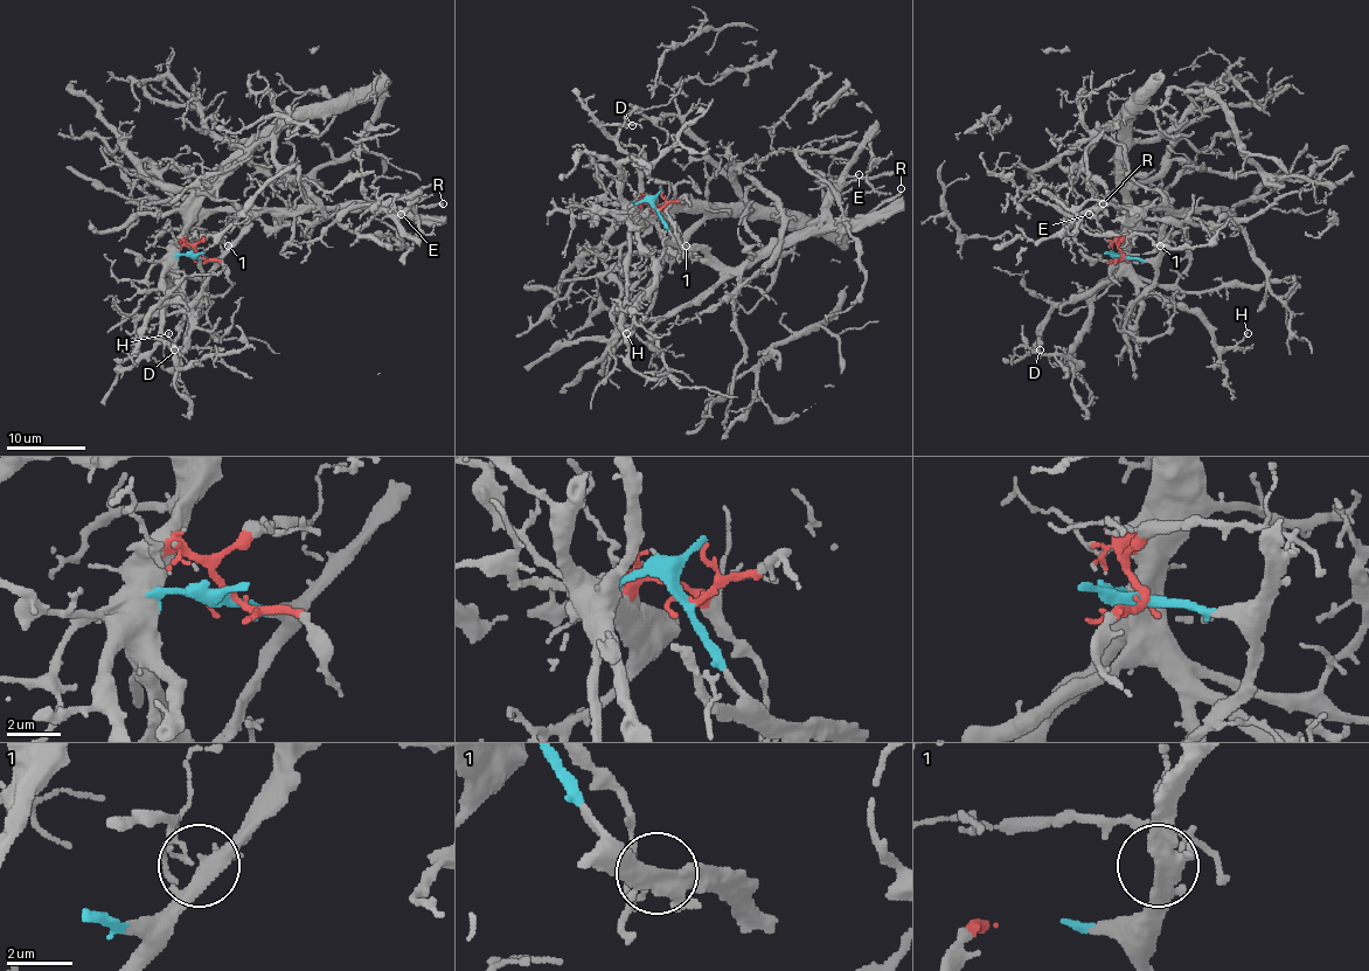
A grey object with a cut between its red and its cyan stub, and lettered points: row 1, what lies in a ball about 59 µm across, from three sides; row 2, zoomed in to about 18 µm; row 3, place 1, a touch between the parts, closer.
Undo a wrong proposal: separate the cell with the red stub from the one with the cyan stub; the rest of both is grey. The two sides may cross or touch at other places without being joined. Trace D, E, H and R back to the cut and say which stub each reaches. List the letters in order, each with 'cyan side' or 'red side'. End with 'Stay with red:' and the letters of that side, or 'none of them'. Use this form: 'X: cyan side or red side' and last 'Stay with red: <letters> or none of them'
D: red side
E: cyan side
H: red side
R: cyan side
Stay with red: D, H

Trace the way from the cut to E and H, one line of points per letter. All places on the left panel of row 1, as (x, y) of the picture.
E: (199, 257), (219, 259), (242, 229), (268, 209), (347, 209), (380, 203), (389, 212), (401, 214)
H: (199, 255), (185, 243), (176, 247), (176, 283), (196, 309), (188, 339), (180, 347), (176, 347), (168, 333)

